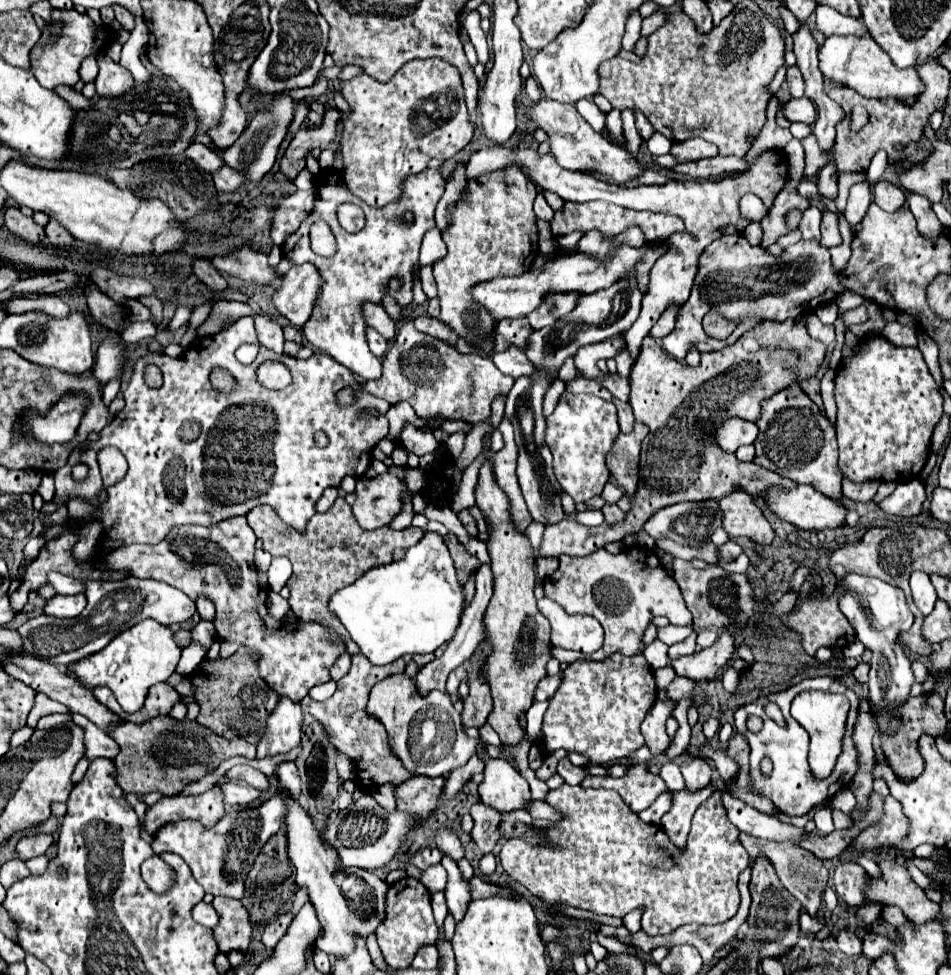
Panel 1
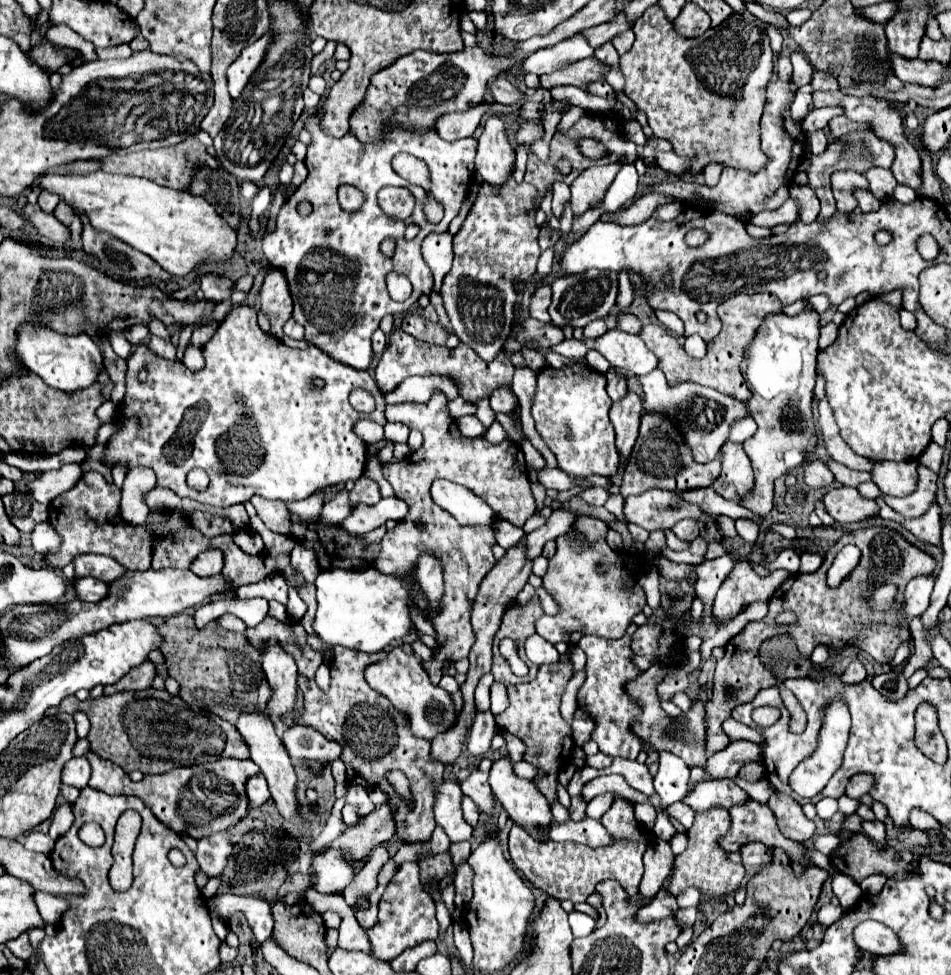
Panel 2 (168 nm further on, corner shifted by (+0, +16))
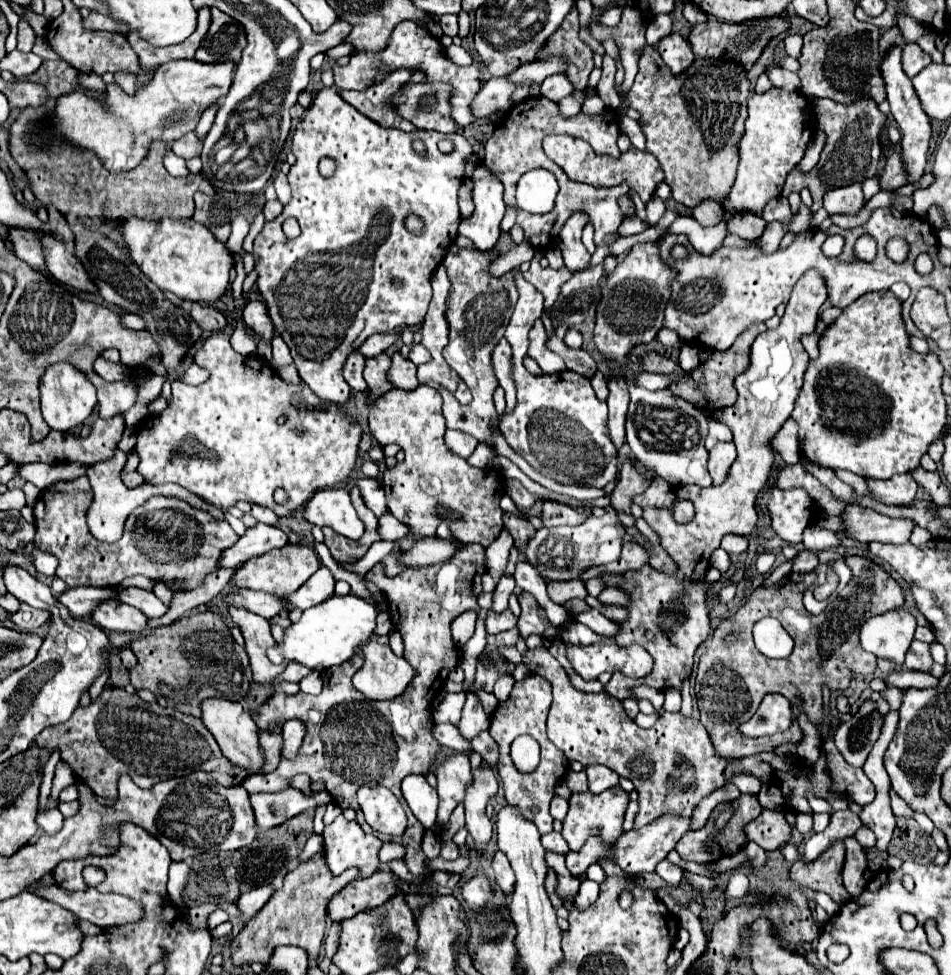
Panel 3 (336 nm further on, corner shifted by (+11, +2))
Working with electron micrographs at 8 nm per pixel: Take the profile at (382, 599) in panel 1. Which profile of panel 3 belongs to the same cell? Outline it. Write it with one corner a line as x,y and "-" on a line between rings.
332,594
332,598
326,598
324,602
304,610
302,618
286,628
284,642
280,642
276,648
268,650
268,656
274,664
280,664
282,660
296,660
308,668
326,670
330,666
340,666
348,662
366,642
372,640
376,630
376,608
354,596
338,596

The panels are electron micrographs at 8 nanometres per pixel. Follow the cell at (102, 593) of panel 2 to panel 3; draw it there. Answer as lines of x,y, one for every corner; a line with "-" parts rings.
120,600
100,602
100,606
96,606
90,616
100,628
114,632
142,632
148,620
140,610
122,604

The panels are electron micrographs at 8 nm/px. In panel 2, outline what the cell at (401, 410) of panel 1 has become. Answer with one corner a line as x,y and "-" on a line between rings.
411,376
407,380
403,380
403,384
399,384
399,388
395,388
395,392
389,392
385,396
387,404
401,404
401,402
427,402
431,398
431,392
445,392
449,400
459,396
459,388
455,384
455,380
447,378
447,376

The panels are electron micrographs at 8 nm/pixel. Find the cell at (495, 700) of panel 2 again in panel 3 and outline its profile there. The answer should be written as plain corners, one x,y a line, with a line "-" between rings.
502,676
496,686
494,686
494,696
498,698
498,702
504,702
504,698
508,698
510,690
512,690
512,684
514,684
514,678
512,676

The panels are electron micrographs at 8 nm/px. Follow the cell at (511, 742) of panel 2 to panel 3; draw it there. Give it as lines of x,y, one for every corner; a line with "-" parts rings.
484,730
482,734
476,736
476,740
470,742
474,752
478,752
482,756
482,760
490,766
490,768
498,768
498,744
494,742
494,738
488,734
488,730

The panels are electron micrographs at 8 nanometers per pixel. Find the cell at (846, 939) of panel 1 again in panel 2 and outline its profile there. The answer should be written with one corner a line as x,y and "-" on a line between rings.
875,920
861,922
855,928
855,942
861,946
861,950
875,956
891,956
891,954
903,952
899,936
891,928

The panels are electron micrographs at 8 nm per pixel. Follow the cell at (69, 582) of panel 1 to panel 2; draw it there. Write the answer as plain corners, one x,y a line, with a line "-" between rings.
83,554
75,558
75,574
77,576
93,576
103,582
115,582
127,574
127,568
121,566
111,556
95,556

